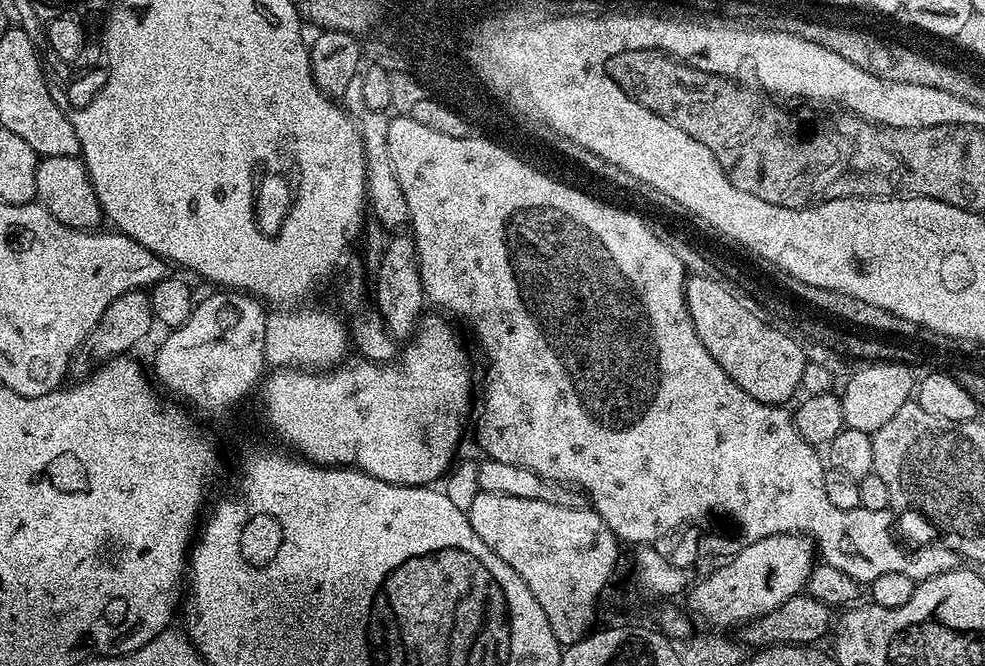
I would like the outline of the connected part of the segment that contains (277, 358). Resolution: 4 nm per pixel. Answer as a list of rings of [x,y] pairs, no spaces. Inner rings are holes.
[[[280,308],[266,314],[265,361],[274,368],[328,370],[345,359],[350,336],[347,327],[320,308]]]

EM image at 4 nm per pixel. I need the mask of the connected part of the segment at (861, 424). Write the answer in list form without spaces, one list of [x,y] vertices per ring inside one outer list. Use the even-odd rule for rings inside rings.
[[[868,362],[860,368],[844,384],[844,392],[839,393],[842,402],[842,418],[845,428],[862,430],[869,434],[877,432],[904,404],[913,399],[918,380],[904,362]]]

